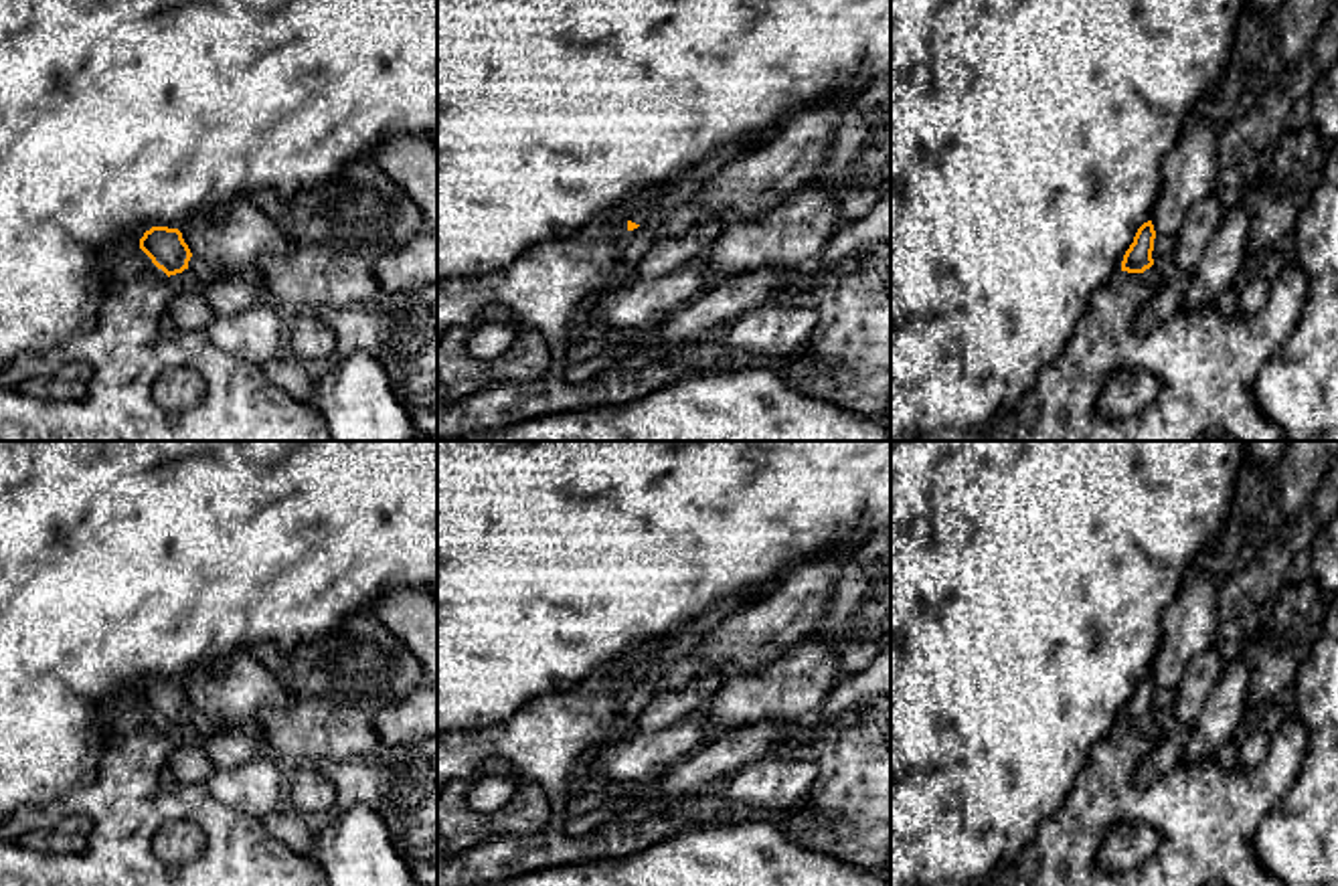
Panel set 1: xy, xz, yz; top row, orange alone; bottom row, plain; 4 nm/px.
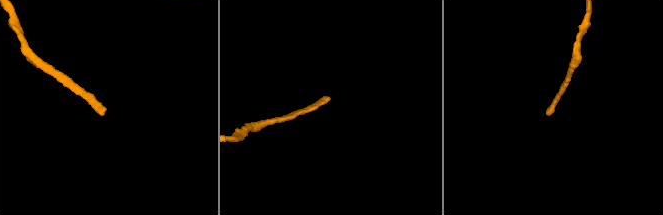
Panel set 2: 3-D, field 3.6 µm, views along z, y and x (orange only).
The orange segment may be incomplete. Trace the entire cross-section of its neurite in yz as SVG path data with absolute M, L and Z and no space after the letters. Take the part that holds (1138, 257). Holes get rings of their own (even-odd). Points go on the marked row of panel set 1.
M1148 220L1138 229L1134 243L1125 251L1121 261L1121 271L1144 273L1146 269L1150 269L1154 265L1152 259L1154 239L1156 239L1156 231L1152 220Z

